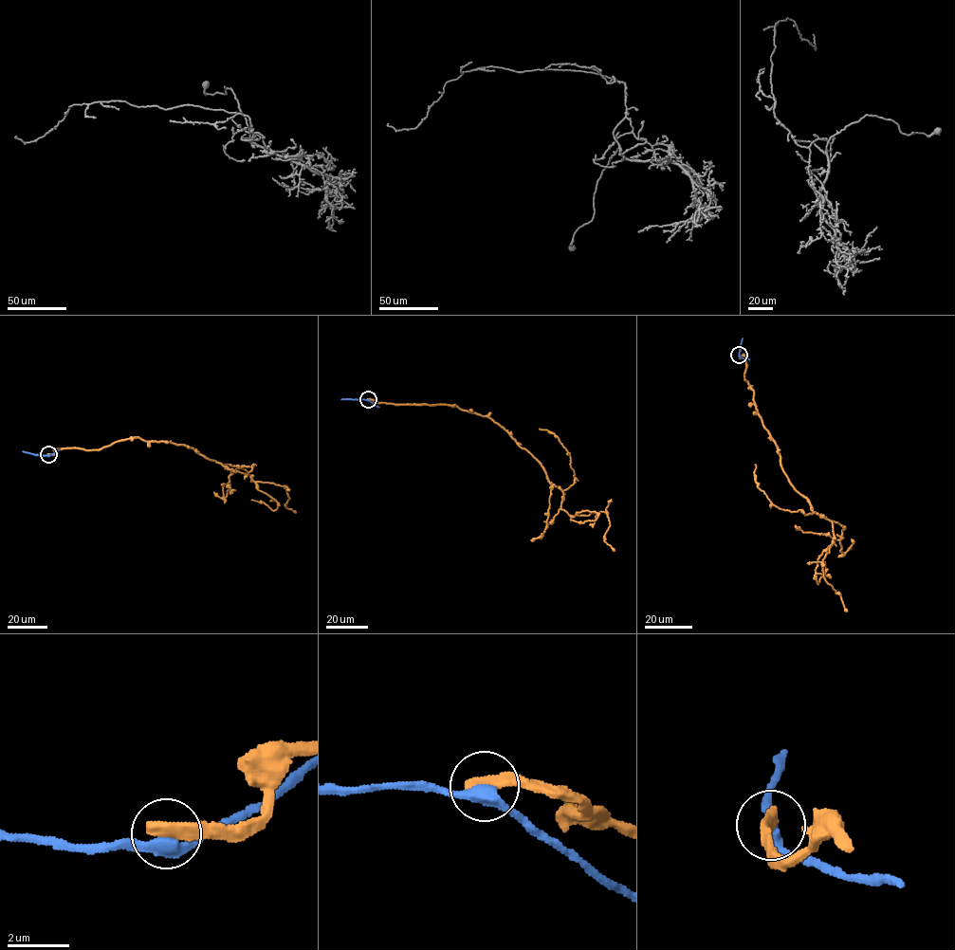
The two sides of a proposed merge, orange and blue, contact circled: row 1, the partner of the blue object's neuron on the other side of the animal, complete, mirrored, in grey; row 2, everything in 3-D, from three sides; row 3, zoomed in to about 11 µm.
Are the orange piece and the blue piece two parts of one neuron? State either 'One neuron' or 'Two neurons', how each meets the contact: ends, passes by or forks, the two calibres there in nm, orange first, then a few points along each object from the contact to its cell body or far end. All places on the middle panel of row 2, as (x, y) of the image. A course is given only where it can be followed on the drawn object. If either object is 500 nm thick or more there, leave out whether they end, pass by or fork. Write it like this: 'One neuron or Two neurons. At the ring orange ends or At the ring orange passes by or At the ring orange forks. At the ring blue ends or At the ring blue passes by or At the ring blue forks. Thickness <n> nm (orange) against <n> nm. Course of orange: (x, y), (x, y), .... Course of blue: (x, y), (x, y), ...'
Two neurons. At the ring orange ends. At the ring blue passes by. Thickness 460 nm (orange) against 400 nm. Course of orange: (368, 399), (454, 405), (488, 415), (559, 486), (561, 509), (572, 517), (606, 513), (604, 540), (615, 551). Course of blue: (368, 399), (340, 399)

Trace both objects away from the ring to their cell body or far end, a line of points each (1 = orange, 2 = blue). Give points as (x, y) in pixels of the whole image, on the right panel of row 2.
1: (739, 355), (786, 477), (832, 522), (823, 577), (847, 612)
2: (739, 356), (743, 338)

